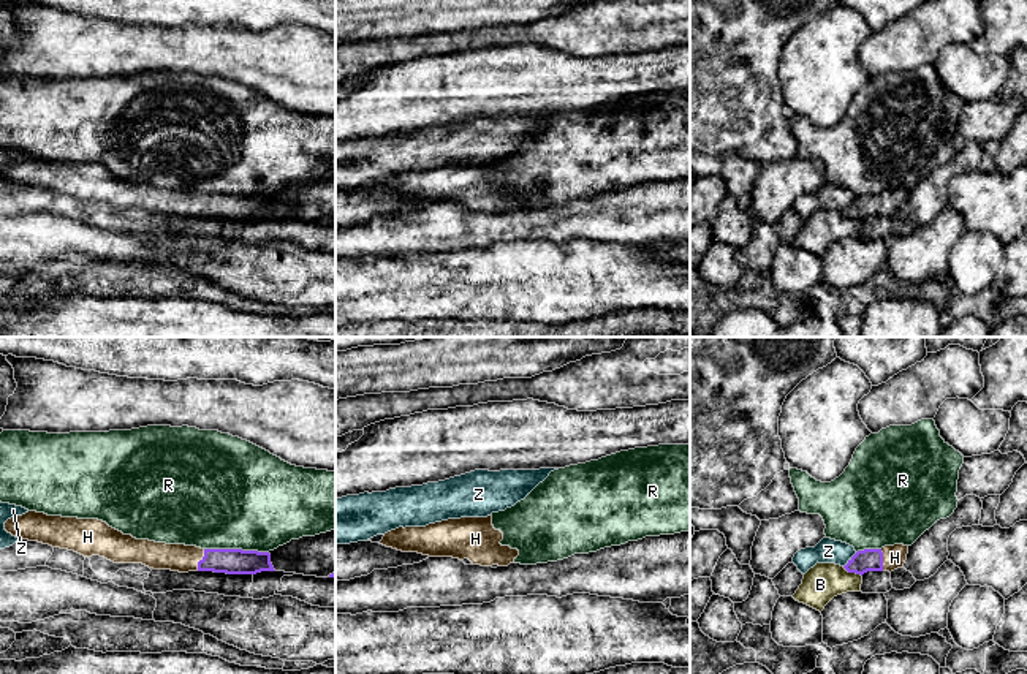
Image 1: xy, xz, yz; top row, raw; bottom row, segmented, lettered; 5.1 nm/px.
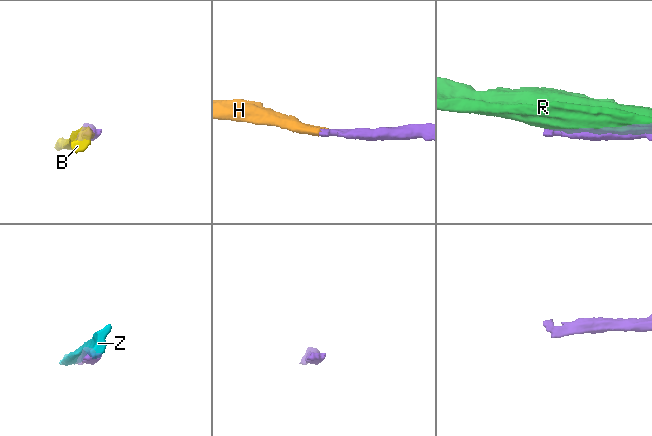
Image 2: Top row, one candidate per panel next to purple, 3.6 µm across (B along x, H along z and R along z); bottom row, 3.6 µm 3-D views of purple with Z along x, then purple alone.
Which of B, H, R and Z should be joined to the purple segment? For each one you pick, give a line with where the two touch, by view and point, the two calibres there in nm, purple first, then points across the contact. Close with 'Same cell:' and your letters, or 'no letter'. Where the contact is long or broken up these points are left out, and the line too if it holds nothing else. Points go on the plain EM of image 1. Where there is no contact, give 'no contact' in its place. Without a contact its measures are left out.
H: xy (200, 206) | 130/140 nm | across xy (219, 206), (200, 206), (178, 203)
Same cell: H

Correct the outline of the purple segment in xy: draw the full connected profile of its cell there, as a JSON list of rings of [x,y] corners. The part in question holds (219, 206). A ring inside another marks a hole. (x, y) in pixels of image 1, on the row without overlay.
[[[28,157],[8,165],[5,176],[19,185],[74,196],[84,203],[100,201],[114,209],[142,209],[153,215],[226,220],[275,217],[269,198],[201,195],[196,191],[136,185],[98,165],[47,161]]]

